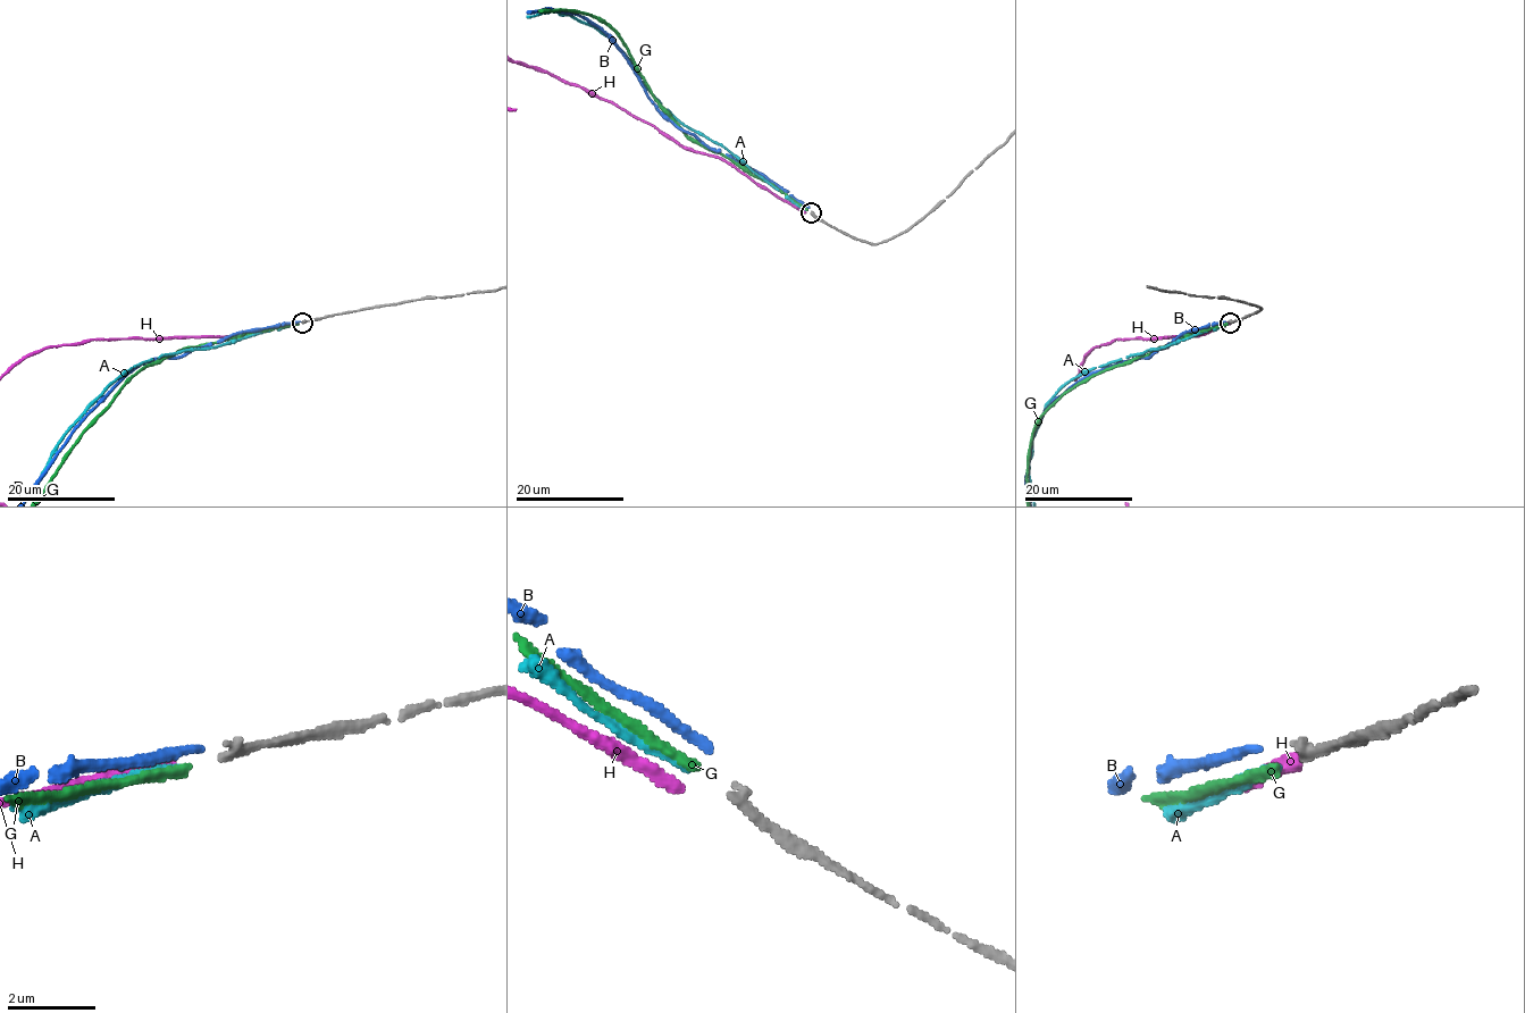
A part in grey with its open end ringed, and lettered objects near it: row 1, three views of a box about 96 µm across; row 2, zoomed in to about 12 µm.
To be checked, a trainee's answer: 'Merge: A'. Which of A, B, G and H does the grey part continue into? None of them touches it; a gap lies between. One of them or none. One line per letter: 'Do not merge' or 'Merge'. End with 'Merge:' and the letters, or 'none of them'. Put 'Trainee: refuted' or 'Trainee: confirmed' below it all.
A: Merge
B: Do not merge
G: Do not merge
H: Do not merge
Merge: A
Trainee: confirmed

